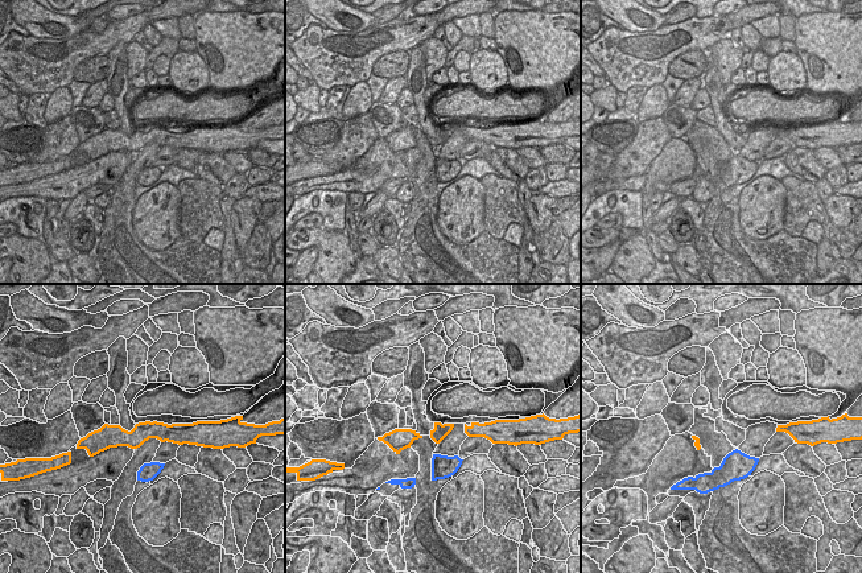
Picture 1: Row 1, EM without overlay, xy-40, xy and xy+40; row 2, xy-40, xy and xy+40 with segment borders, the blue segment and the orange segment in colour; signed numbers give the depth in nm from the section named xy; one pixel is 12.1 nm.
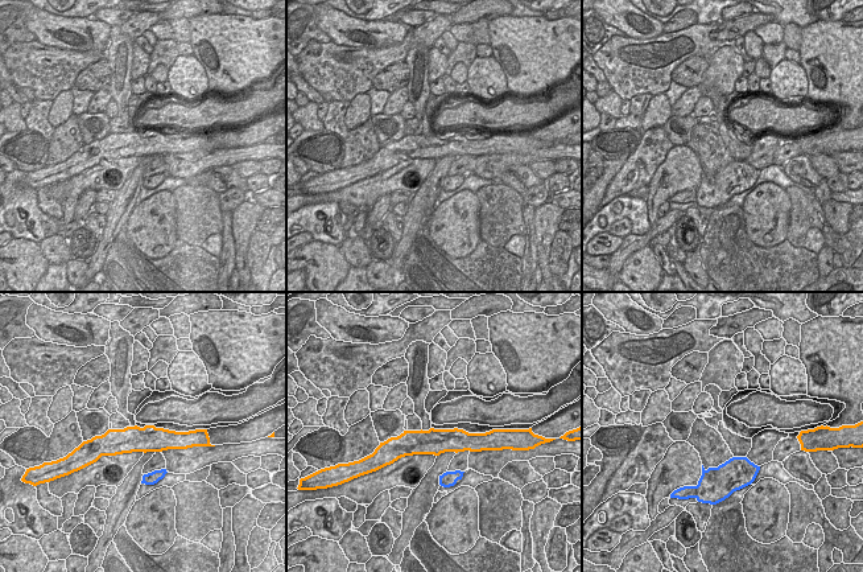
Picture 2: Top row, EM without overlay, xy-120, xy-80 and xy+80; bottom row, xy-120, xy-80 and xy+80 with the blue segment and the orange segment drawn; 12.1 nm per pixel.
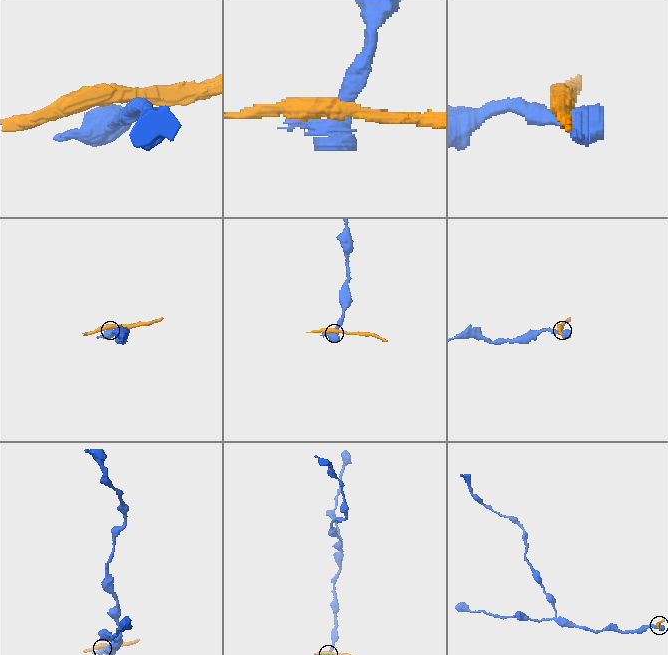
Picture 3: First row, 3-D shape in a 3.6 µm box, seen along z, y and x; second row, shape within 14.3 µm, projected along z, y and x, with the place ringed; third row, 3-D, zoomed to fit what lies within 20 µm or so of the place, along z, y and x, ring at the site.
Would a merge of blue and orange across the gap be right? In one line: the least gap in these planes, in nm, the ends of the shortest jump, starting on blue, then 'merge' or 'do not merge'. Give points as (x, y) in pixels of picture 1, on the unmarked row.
140 nm apart; from blue across xy (436, 159), (436, 147); do not merge

